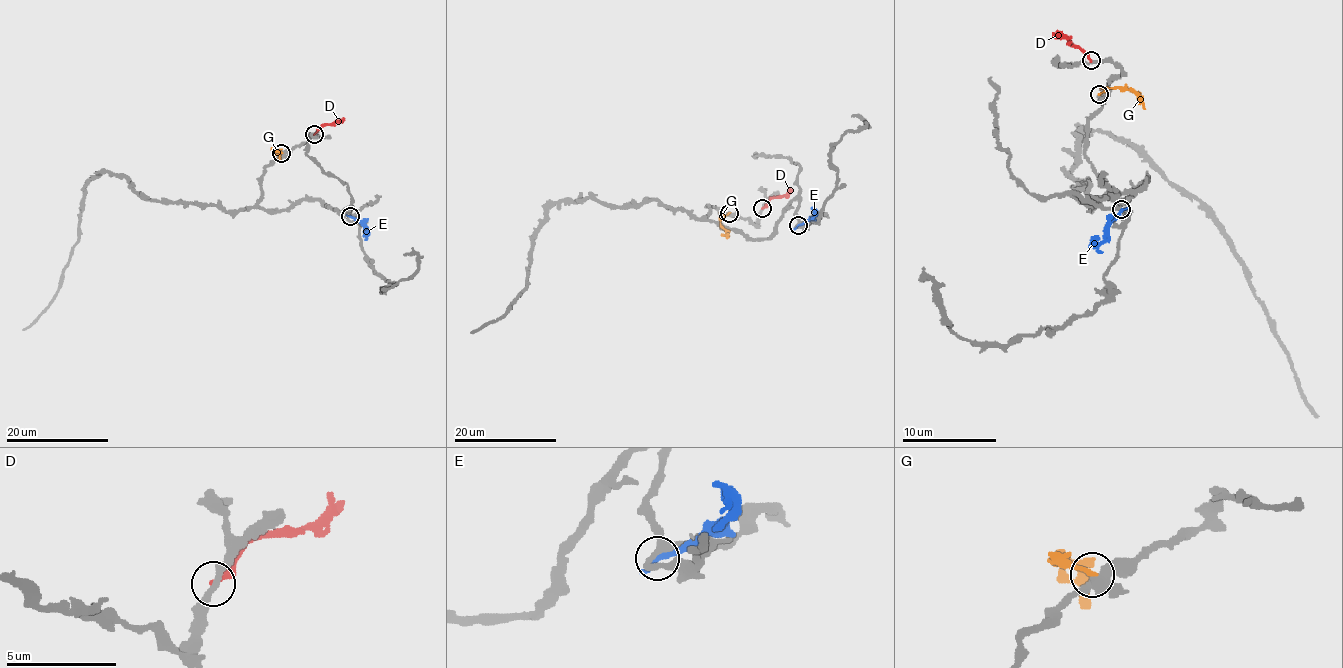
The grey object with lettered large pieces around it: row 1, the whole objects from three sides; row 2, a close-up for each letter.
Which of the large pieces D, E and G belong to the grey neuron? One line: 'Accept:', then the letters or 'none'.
Accept: none

